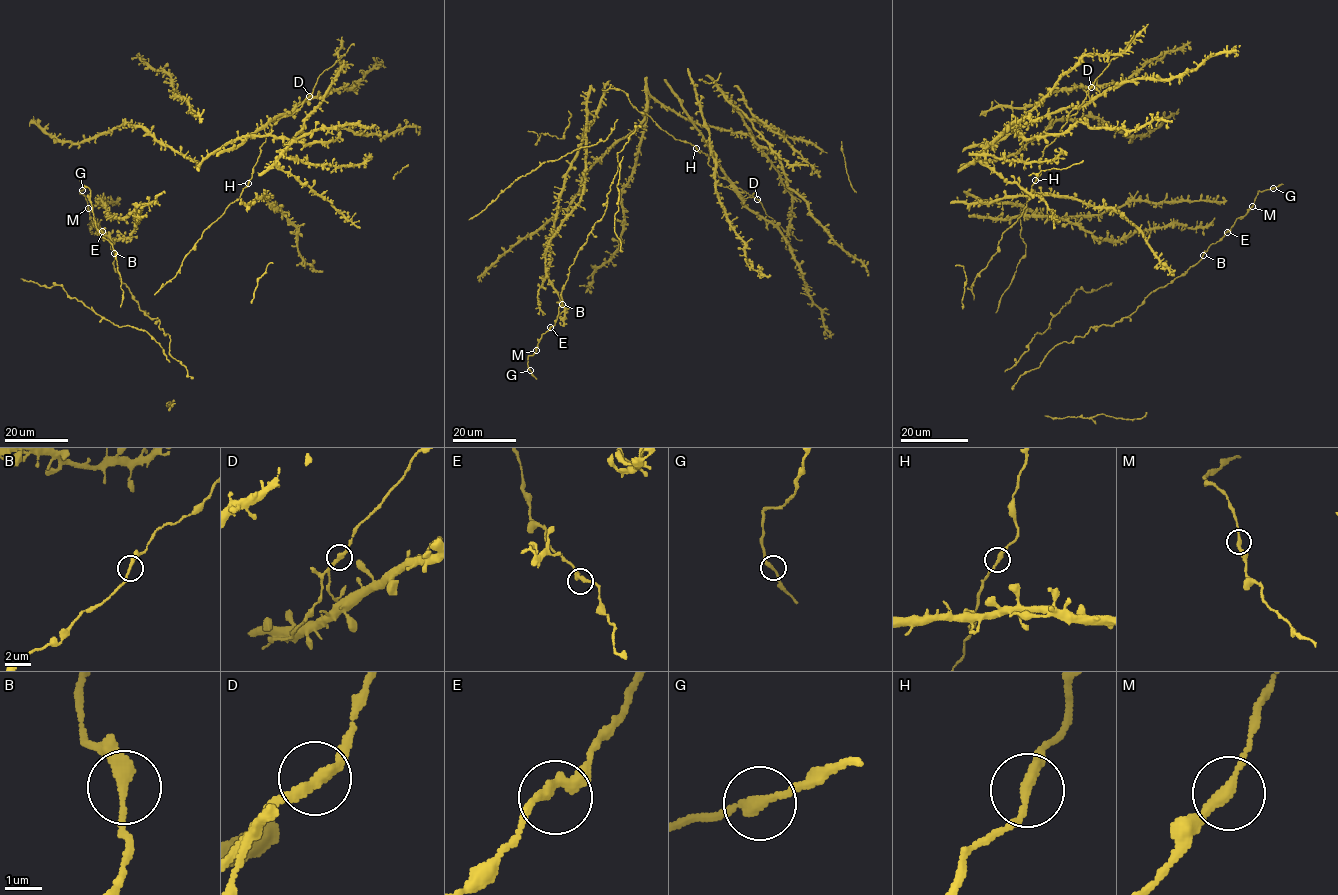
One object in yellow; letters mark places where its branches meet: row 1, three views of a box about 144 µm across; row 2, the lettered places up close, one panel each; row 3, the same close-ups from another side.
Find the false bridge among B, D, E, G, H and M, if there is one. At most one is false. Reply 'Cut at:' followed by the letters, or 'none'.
Cut at: D

